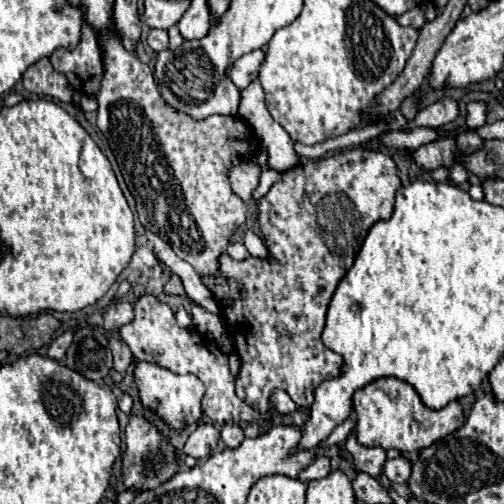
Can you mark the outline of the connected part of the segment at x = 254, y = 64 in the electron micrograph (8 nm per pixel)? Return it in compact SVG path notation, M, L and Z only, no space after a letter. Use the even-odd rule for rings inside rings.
M253 50L253 52L241 56L241 58L231 66L231 72L229 72L231 82L233 82L239 90L247 88L247 86L259 76L259 66L261 66L263 58L265 58L265 52L263 52L263 50Z

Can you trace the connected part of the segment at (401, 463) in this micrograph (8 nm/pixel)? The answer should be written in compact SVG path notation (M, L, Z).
M399 456L395 460L387 460L385 466L383 466L383 476L391 484L405 484L409 474L411 474L411 462L403 456Z

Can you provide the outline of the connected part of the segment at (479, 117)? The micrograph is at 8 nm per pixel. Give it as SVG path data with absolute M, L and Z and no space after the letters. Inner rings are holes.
M469 102L467 104L467 126L471 130L479 128L485 124L485 114L487 114L487 106L483 102Z

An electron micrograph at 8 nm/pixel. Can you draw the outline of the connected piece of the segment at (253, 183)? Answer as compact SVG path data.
M243 162L243 164L237 164L235 168L231 168L231 172L227 174L229 176L229 184L231 184L231 190L243 200L243 202L249 202L251 200L251 194L253 190L257 188L257 182L259 182L259 166L251 164L251 162Z

